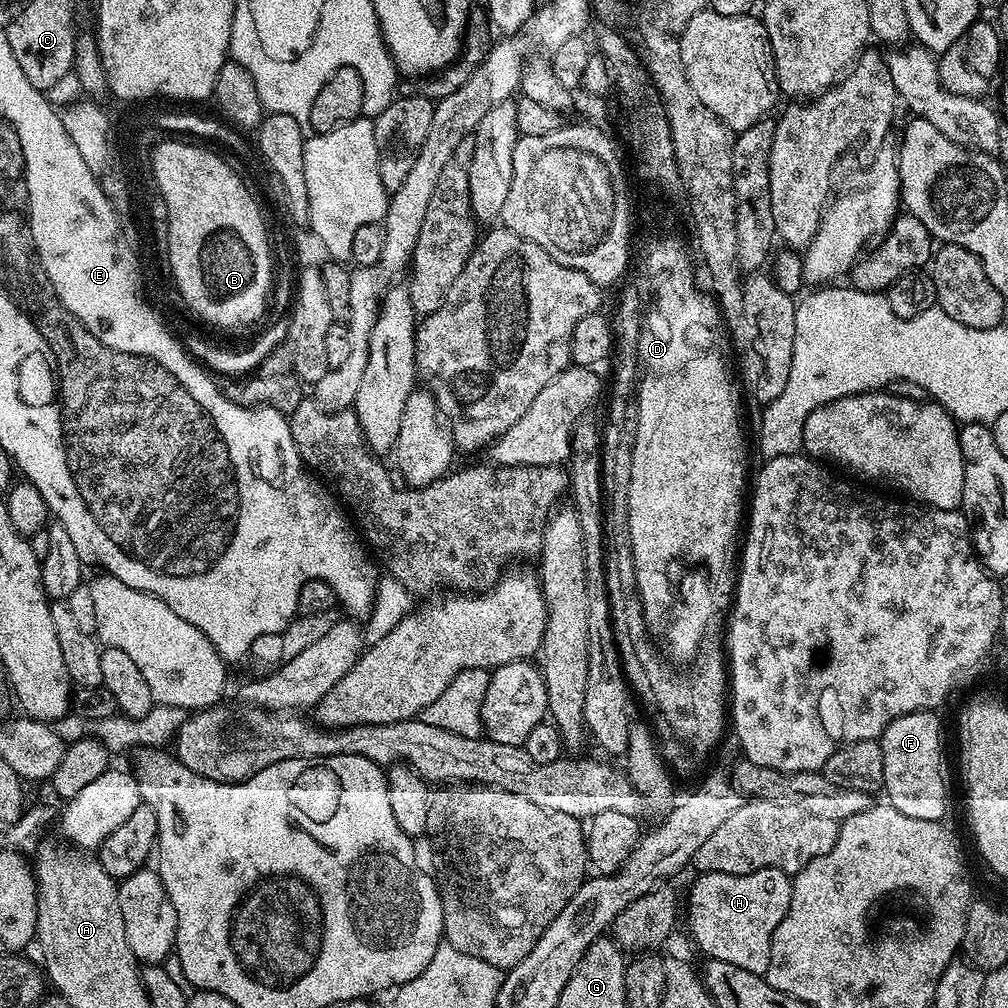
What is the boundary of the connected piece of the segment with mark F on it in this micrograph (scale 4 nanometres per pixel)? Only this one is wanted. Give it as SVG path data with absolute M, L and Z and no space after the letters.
M935 711L911 712L894 718L878 737L882 750L882 787L887 803L909 818L943 821L948 808L944 772L940 769L940 720Z

